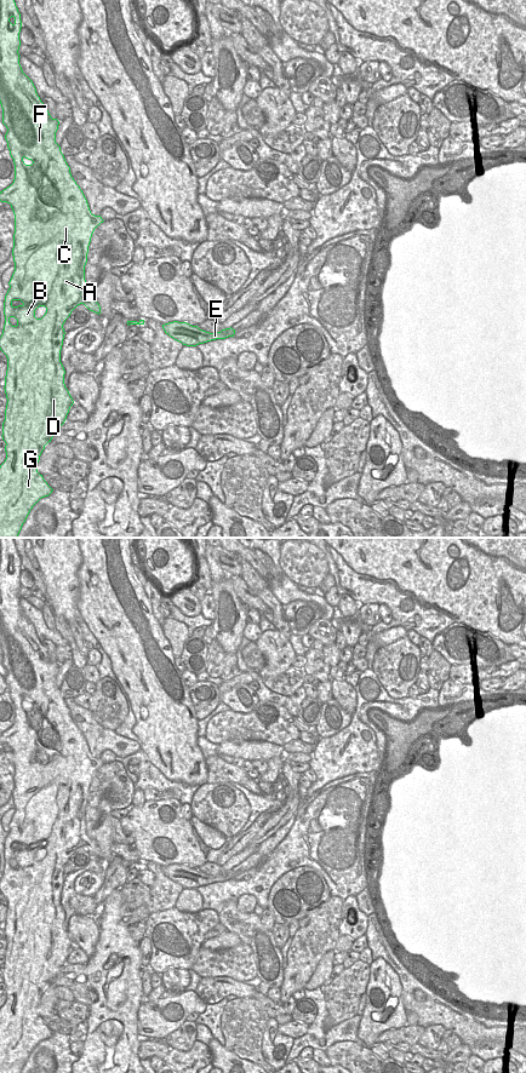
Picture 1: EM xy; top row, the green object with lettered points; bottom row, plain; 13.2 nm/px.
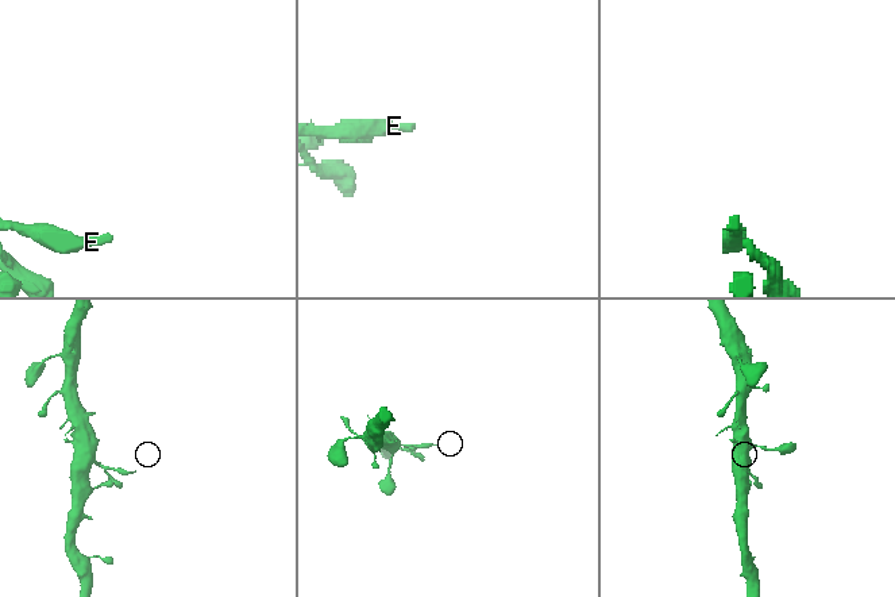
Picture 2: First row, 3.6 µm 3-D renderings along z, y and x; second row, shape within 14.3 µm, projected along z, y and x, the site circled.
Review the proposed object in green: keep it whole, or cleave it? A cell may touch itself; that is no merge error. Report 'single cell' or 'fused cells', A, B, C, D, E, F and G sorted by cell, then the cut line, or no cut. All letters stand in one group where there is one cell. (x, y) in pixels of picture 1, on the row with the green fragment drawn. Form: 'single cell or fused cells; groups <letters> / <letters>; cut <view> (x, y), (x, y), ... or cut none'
fused cells; groups A B C D F G / E; cut xy (99, 307), (93, 311)

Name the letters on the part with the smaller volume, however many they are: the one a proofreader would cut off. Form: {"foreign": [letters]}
{"foreign": ["E"]}

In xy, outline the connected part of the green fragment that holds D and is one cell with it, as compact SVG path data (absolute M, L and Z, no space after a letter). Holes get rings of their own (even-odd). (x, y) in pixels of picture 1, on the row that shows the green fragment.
M0 0L0 104L2 124L7 128L5 139L15 163L13 183L0 191L0 201L10 203L15 214L15 271L5 295L5 325L0 337L0 350L7 357L0 538L17 538L33 506L53 490L38 472L38 463L74 403L64 384L65 371L61 362L63 325L80 304L93 312L101 308L86 291L85 265L92 234L104 222L101 216L91 213L56 143L59 121L51 117L33 81L22 70L18 53L21 28L21 13L15 0ZM39 306L46 308L41 319L35 317Z

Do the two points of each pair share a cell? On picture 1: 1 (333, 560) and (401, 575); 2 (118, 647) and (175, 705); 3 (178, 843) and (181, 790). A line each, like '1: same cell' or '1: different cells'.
1: different cells
2: same cell
3: different cells

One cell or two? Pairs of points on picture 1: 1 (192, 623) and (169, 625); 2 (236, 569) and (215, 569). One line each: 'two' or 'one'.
1: two
2: two

